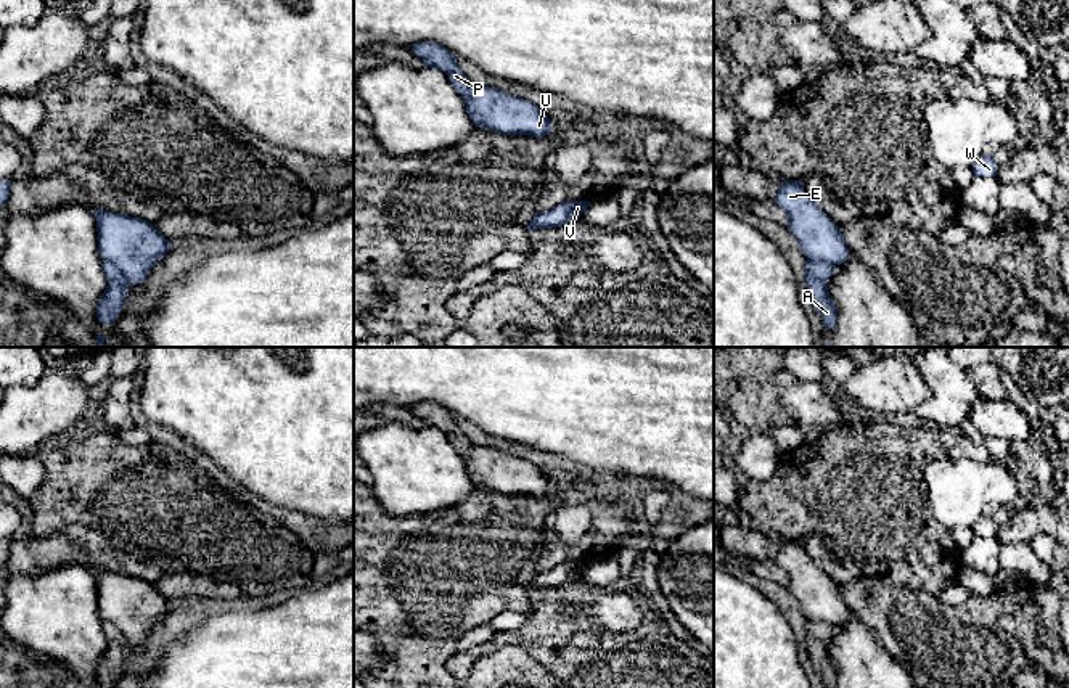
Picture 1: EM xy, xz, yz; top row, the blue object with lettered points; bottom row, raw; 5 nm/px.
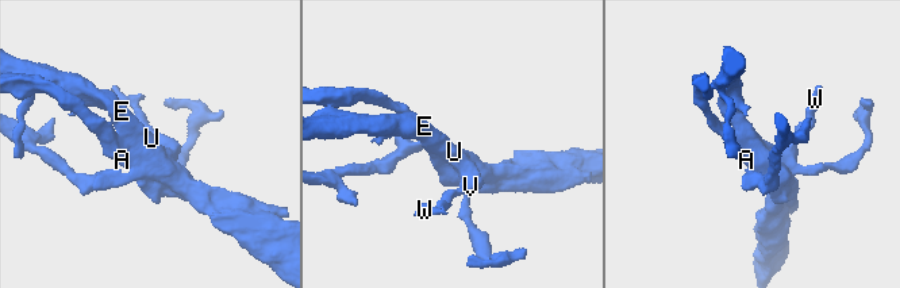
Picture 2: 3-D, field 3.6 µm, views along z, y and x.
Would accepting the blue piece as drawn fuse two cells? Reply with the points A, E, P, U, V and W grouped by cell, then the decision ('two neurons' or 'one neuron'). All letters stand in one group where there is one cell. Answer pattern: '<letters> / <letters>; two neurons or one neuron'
A P / E U V W; two neurons

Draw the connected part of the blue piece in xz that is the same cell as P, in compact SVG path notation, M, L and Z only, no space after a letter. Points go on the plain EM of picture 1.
M418 402L412 412L424 421L426 428L444 431L463 460L469 457L473 442L461 432L450 410L434 402Z

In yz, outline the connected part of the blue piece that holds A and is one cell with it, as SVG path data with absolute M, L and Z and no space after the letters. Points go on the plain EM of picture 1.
M807 619L804 638L805 651L815 670L821 675L821 680L826 688L834 688L838 683L836 667L826 648L826 643L833 632L834 632L833 625Z

